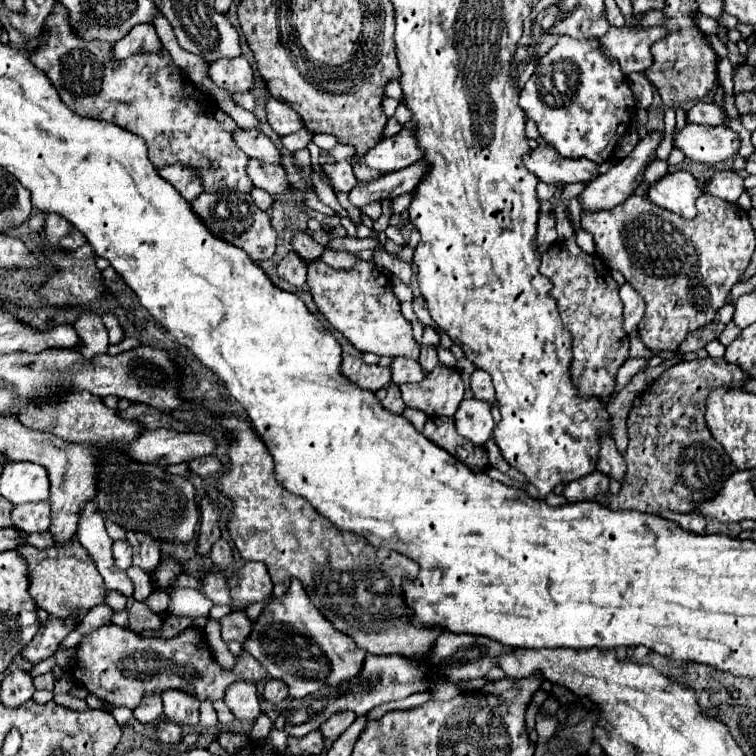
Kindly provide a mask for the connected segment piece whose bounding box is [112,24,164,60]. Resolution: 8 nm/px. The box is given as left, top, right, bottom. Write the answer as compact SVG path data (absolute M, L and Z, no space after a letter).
M140 24L140 26L132 28L112 48L112 56L116 60L124 60L124 58L128 58L128 56L132 56L136 52L158 52L158 54L164 52L152 24Z

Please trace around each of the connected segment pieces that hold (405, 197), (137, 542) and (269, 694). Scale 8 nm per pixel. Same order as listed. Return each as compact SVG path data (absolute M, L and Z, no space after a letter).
M411 192L402 194L396 198L392 199L392 211L394 214L400 214L403 212L403 210L408 209L410 203L412 200L412 194Z
M126 532L126 538L134 548L134 566L142 568L144 572L156 570L162 558L160 542L152 540L152 536L144 536L144 532Z
M268 680L264 688L264 698L272 704L278 704L288 698L288 686L282 680Z

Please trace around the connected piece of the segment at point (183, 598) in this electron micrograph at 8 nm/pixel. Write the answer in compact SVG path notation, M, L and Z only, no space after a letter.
M172 588L168 592L168 596L170 596L170 602L166 608L168 614L190 616L190 618L198 618L198 616L208 618L208 610L212 608L212 602L200 590Z

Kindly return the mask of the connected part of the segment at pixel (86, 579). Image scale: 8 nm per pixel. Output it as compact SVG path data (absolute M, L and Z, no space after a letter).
M74 538L68 548L46 548L38 550L30 544L16 546L18 552L22 552L26 564L28 564L28 576L30 586L28 592L36 600L36 604L46 610L48 614L56 618L68 618L70 614L84 614L92 606L104 602L104 580L98 574L96 566L92 564L92 558L88 556L88 550Z

